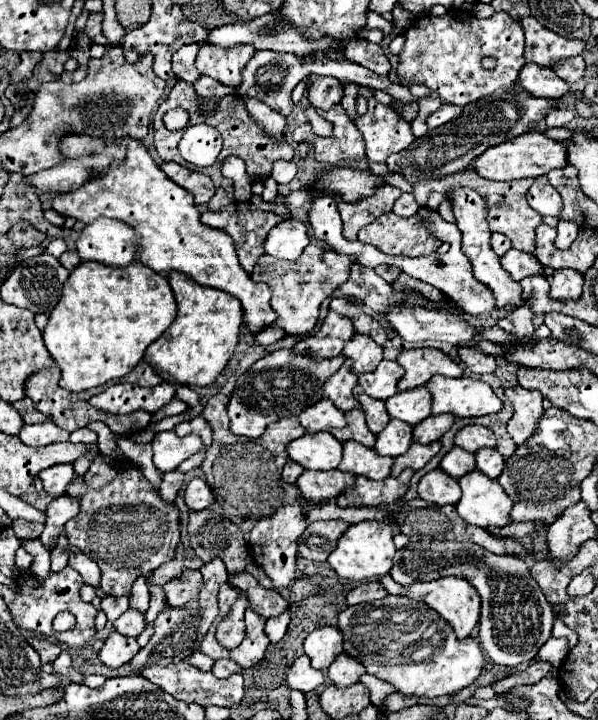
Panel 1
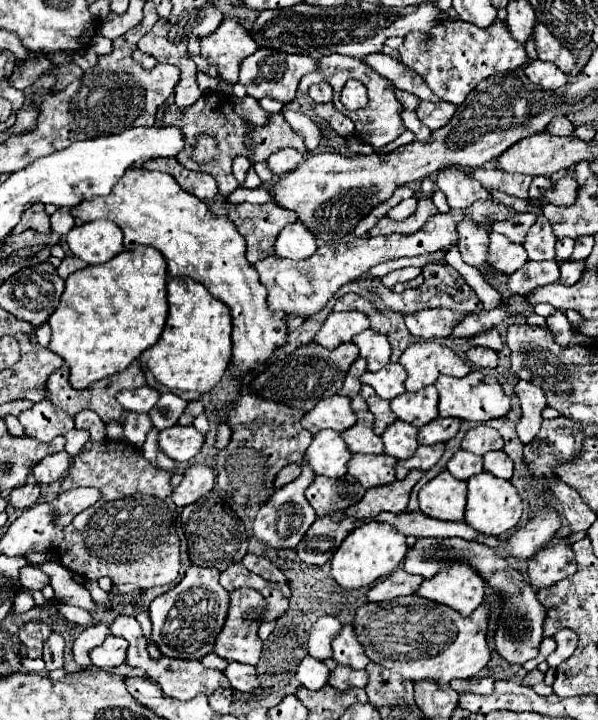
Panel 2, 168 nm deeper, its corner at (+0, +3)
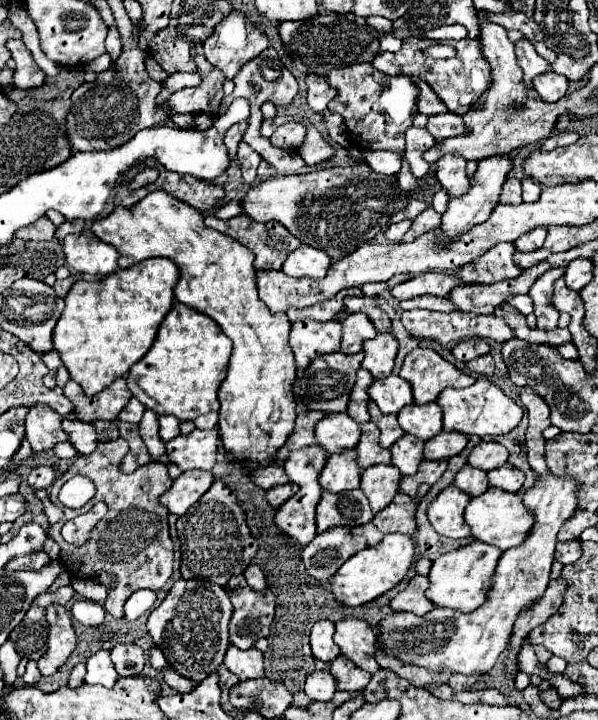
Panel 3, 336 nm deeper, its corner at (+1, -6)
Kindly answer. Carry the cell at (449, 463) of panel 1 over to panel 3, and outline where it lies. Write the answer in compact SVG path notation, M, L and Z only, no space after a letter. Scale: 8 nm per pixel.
M464 465L464 467L456 473L454 485L456 485L458 489L462 489L464 493L468 493L470 497L482 495L482 493L490 487L490 485L488 485L488 477L486 477L486 471L476 469L476 467L472 467L472 465Z

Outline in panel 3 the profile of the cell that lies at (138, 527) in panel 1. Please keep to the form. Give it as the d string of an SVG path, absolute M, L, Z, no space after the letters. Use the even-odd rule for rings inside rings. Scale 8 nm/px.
M118 437L112 441L100 441L98 447L90 455L80 455L68 471L56 479L50 487L48 499L58 505L64 511L64 519L52 527L48 527L48 535L60 545L60 561L64 569L70 573L70 577L94 577L102 571L112 571L118 579L116 587L108 593L108 603L104 603L104 609L120 619L124 617L124 603L126 599L138 591L138 589L152 589L160 591L168 577L172 575L172 541L168 533L168 509L158 501L158 497L172 485L172 479L168 475L168 467L162 461L150 461L148 465L142 465L136 469L136 473L122 473L120 471L120 459L128 453L128 443ZM74 475L86 475L96 485L96 495L88 503L92 507L98 501L104 501L108 505L106 517L96 525L92 539L84 547L74 547L66 543L60 535L62 525L76 515L74 509L66 509L58 501L58 491L64 481L68 481Z

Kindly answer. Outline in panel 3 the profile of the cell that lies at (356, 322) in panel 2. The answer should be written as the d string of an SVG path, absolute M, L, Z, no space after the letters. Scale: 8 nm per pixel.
M352 313L344 319L344 335L342 335L342 353L358 353L362 351L362 343L366 339L376 337L376 329L372 321L364 313Z

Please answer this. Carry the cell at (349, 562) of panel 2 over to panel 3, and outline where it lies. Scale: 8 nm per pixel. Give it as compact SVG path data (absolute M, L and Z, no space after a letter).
M390 533L384 537L376 547L366 547L364 551L352 555L340 569L338 573L330 579L332 593L334 597L348 605L348 607L358 607L364 603L370 603L384 595L386 591L394 589L408 573L410 565L414 561L414 541L410 535L400 535L400 533Z

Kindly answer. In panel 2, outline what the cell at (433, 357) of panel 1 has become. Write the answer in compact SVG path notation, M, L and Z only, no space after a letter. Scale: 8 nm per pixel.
M437 342L411 344L401 354L399 362L407 370L407 392L417 392L423 386L433 384L441 374L463 378L471 372L471 366L467 366L451 348Z

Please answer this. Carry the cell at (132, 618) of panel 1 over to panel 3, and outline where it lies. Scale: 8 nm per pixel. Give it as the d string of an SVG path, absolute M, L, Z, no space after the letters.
M118 643L112 649L112 663L116 665L120 677L134 677L140 675L140 671L144 669L146 655L134 643Z

